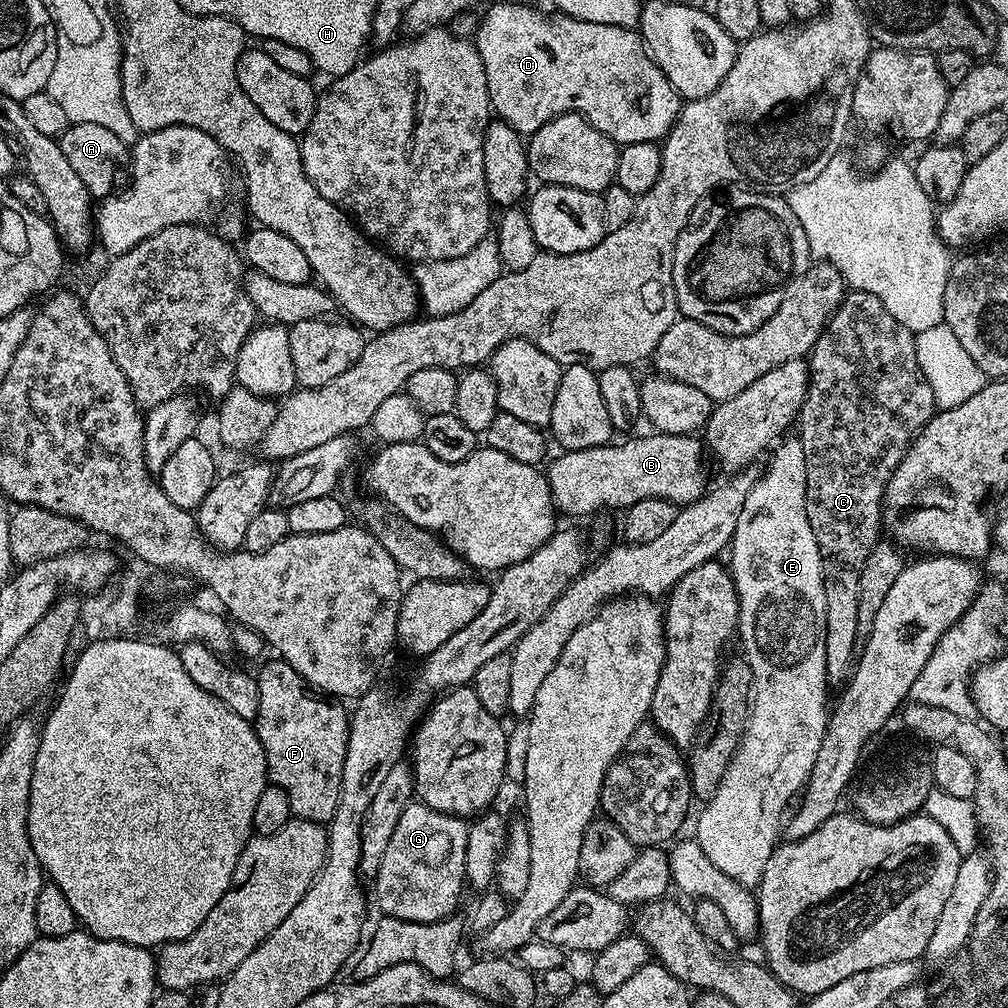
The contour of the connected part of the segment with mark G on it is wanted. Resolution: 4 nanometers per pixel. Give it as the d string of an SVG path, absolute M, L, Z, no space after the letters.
M413 802L402 810L402 818L398 818L398 826L394 826L394 834L390 834L390 843L386 845L386 854L382 854L382 862L378 866L374 883L376 883L376 904L385 916L402 918L406 922L429 924L445 920L457 911L456 903L464 892L466 885L466 846L468 845L467 819L451 816L445 812L434 810L430 806Z

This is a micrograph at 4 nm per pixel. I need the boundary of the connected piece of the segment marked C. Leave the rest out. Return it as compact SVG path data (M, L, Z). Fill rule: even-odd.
M849 291L838 310L828 319L824 333L816 339L808 360L808 393L804 404L800 407L798 439L806 458L806 518L810 518L810 530L814 530L814 542L818 542L818 554L822 558L822 574L826 590L826 674L829 685L840 686L847 681L854 666L854 657L858 652L858 585L862 578L862 566L866 566L866 558L870 558L870 550L874 550L877 540L882 536L882 513L884 511L884 491L894 474L894 470L902 462L916 435L931 422L938 409L934 402L934 390L930 390L930 382L926 382L926 374L918 366L916 353L916 337L874 294Z

